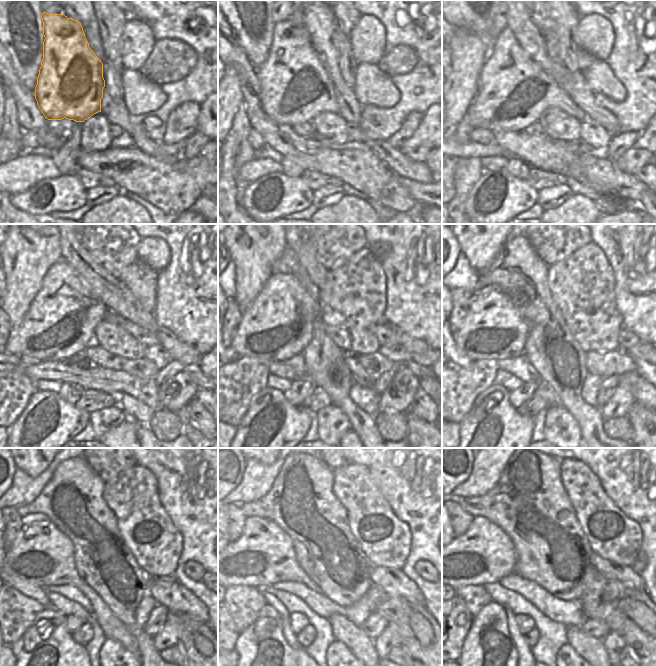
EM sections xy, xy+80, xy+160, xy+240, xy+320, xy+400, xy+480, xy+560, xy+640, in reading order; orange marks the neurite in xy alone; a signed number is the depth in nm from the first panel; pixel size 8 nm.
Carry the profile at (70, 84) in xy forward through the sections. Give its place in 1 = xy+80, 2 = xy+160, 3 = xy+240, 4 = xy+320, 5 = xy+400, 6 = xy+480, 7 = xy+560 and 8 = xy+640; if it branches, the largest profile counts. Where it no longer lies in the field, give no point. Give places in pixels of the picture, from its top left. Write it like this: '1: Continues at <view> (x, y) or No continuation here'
1: Continues at xy+80 (294, 87)
2: Continues at xy+160 (514, 91)
3: Continues at xy+240 (60, 324)
4: Continues at xy+320 (278, 325)
5: Continues at xy+400 (493, 329)
6: Continues at xy+480 (43, 555)
7: Continues at xy+560 (264, 555)
8: Continues at xy+640 (484, 554)

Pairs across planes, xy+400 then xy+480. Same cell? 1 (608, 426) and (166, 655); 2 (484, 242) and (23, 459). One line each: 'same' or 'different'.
1: same
2: same

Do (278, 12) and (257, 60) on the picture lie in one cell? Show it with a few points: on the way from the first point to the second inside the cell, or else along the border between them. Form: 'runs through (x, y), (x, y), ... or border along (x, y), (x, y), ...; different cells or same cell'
border along (270, 10), (270, 16), (274, 22); different cells

